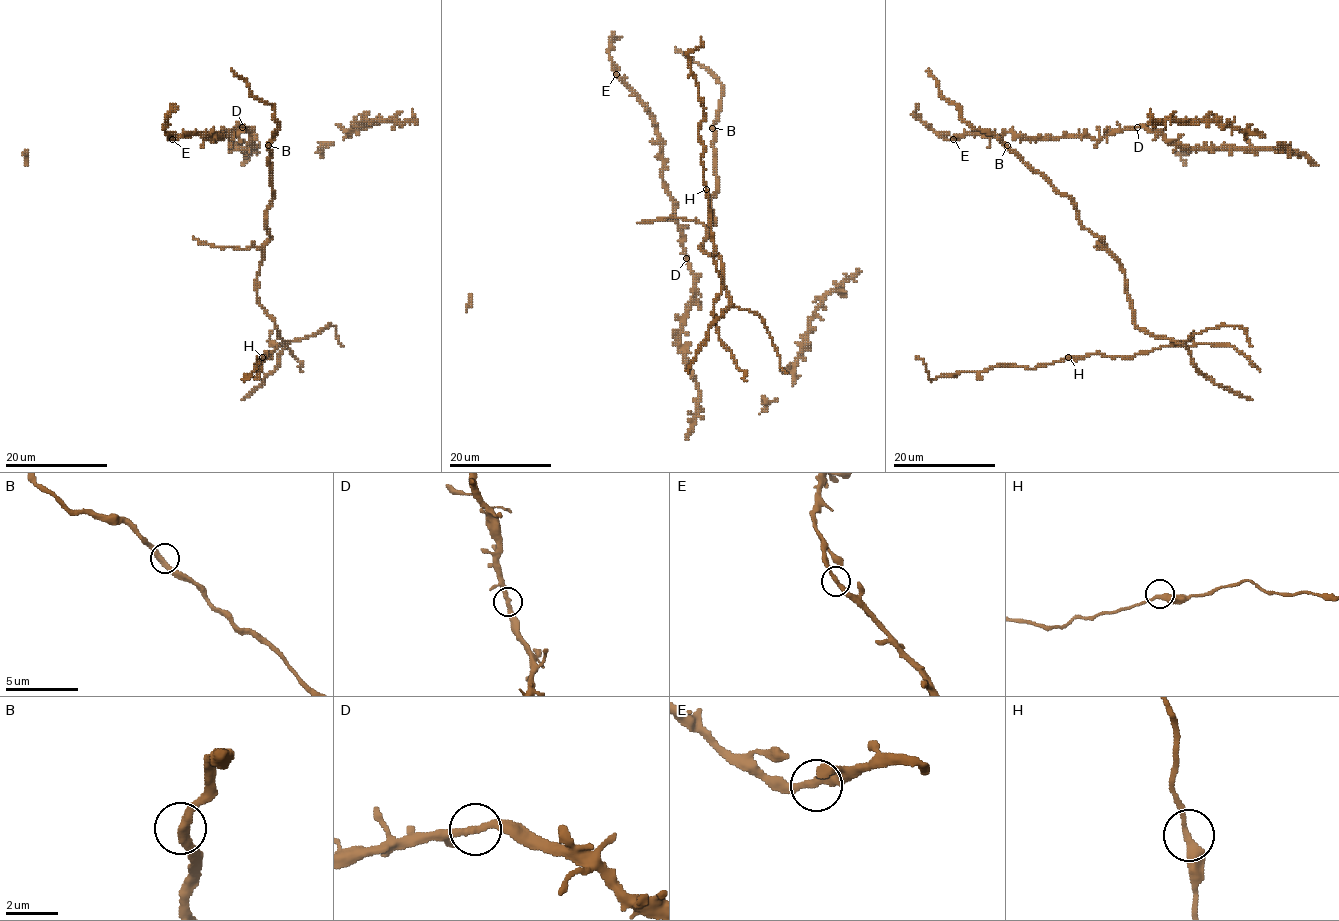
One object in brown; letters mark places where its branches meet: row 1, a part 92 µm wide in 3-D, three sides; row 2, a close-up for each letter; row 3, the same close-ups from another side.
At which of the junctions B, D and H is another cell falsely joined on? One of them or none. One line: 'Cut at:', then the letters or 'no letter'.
Cut at: no letter

